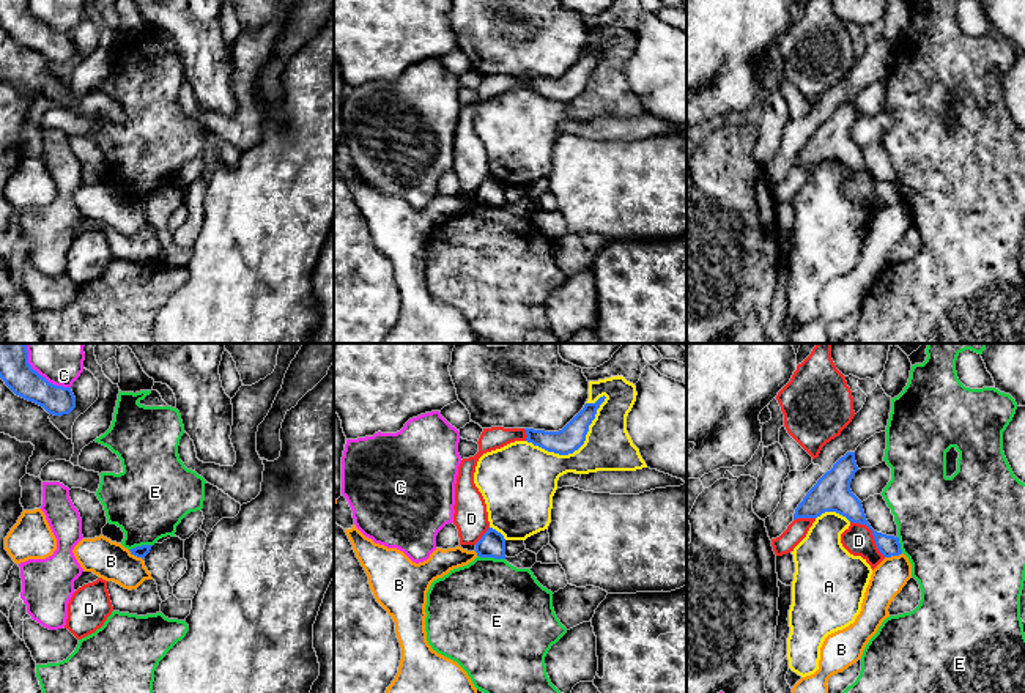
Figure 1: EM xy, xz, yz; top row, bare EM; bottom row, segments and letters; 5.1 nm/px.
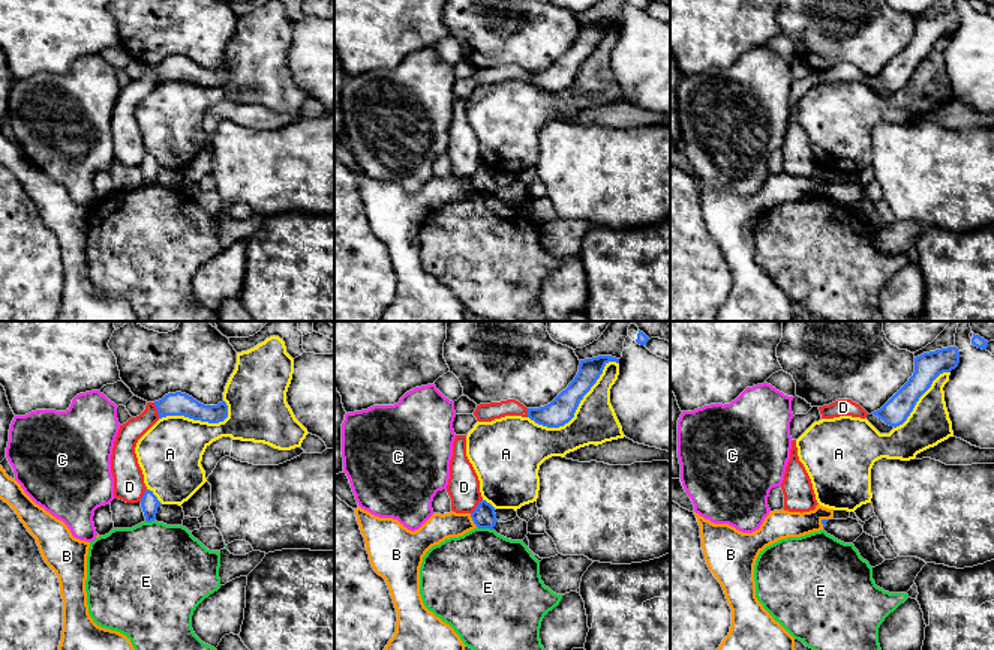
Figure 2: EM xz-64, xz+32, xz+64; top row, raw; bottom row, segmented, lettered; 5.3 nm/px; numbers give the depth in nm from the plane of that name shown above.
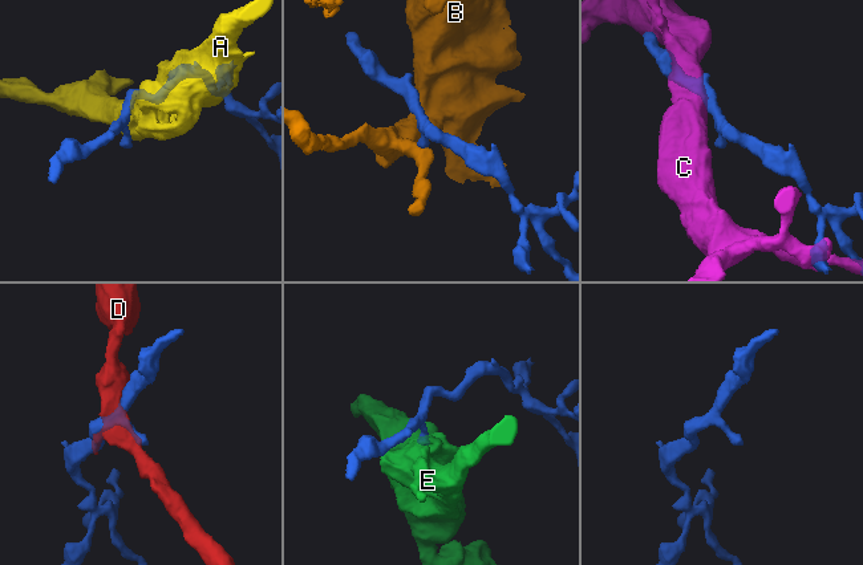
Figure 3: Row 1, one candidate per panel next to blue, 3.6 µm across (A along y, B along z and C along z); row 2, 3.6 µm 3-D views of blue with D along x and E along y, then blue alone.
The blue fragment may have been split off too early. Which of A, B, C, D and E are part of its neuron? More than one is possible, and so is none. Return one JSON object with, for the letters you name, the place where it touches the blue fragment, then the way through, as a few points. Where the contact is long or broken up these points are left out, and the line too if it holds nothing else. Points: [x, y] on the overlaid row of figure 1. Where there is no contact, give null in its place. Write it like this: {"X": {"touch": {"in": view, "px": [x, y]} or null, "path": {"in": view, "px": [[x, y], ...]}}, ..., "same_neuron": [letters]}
{"same_neuron": []}

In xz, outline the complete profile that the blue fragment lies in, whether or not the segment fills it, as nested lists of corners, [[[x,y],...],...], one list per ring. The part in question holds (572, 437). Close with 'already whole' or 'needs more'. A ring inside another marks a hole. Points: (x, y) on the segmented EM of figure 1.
[[[603,395],[595,403],[586,403],[584,408],[559,432],[524,428],[527,435],[526,441],[559,455],[573,454],[584,444],[589,425],[595,419],[597,410],[605,398],[606,397]]]; already whole

